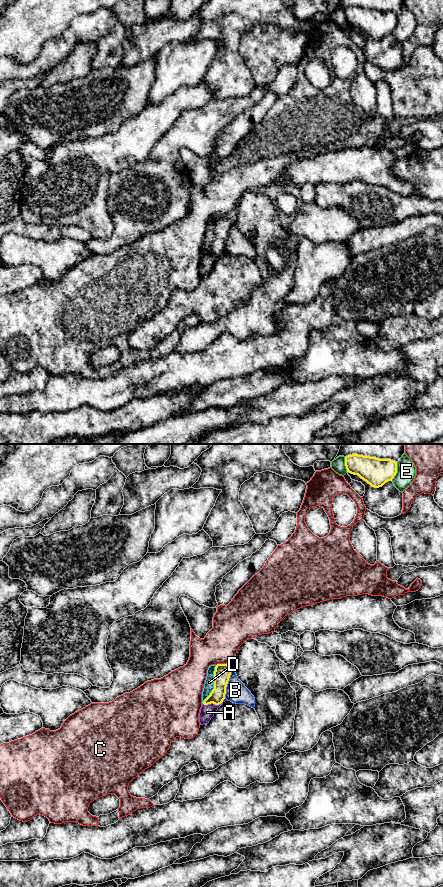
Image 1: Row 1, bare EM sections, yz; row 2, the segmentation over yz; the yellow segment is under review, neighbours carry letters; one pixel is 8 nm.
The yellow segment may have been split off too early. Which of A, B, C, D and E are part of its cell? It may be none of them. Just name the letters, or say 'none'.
none

